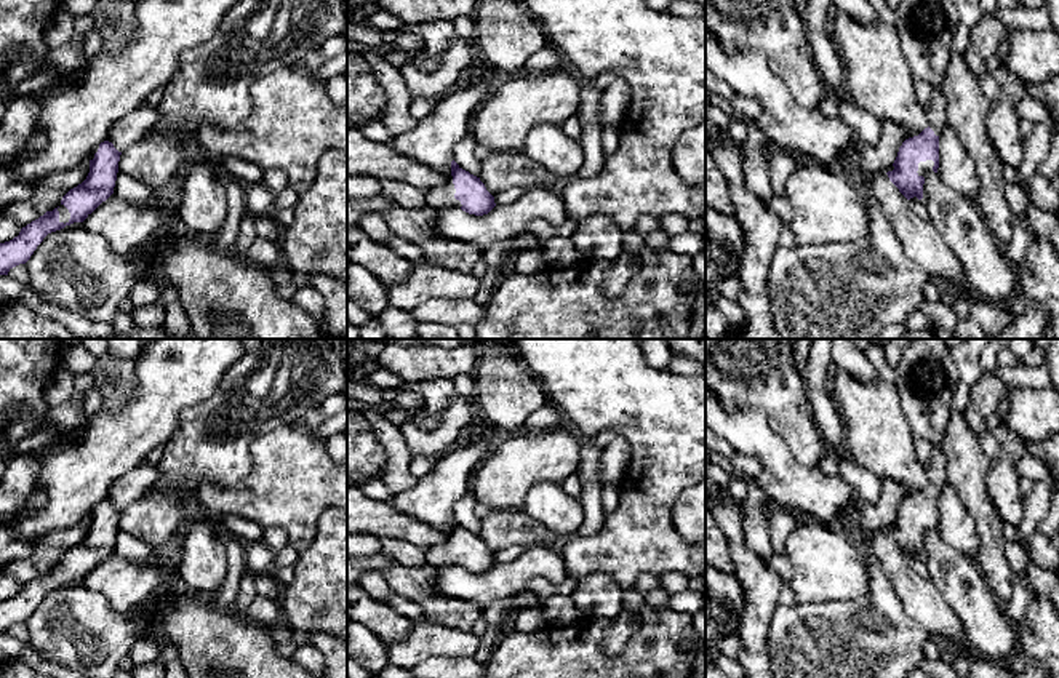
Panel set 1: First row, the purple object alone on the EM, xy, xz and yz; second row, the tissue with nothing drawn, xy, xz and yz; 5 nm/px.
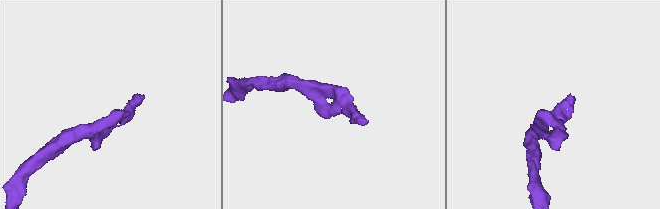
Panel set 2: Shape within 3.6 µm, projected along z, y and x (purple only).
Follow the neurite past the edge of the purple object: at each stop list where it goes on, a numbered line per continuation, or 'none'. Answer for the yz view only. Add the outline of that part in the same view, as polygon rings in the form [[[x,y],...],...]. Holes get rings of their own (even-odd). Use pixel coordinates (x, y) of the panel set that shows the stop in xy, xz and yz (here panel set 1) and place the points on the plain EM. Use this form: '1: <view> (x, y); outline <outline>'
1: yz (925, 526); outline [[[926,518],[926,520],[920,520],[918,521],[918,534],[928,534],[933,529],[934,520],[933,518]]]

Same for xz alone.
1: xz (443, 555); outline [[[448,534],[448,542],[426,550],[426,563],[434,568],[461,566],[461,560],[454,556],[456,547],[453,534]]]

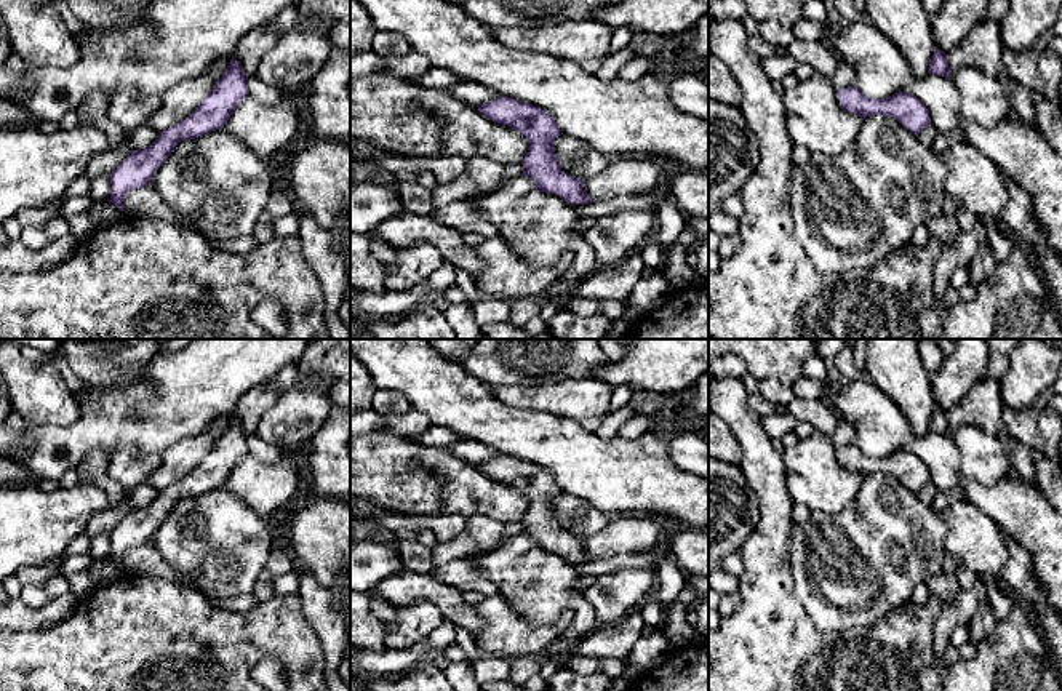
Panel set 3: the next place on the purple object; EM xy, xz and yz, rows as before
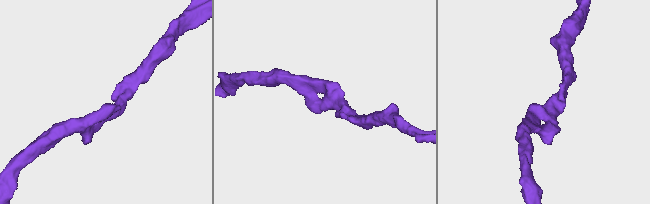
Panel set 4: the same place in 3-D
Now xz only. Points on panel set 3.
none

